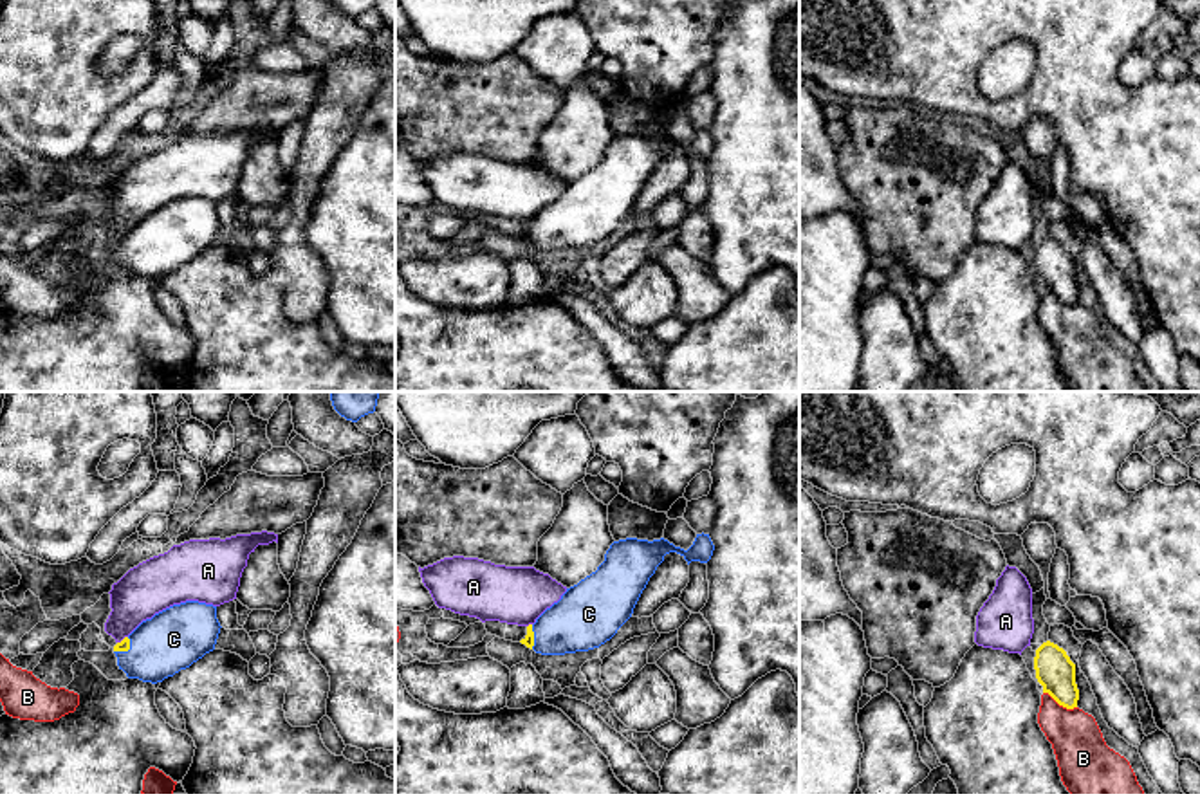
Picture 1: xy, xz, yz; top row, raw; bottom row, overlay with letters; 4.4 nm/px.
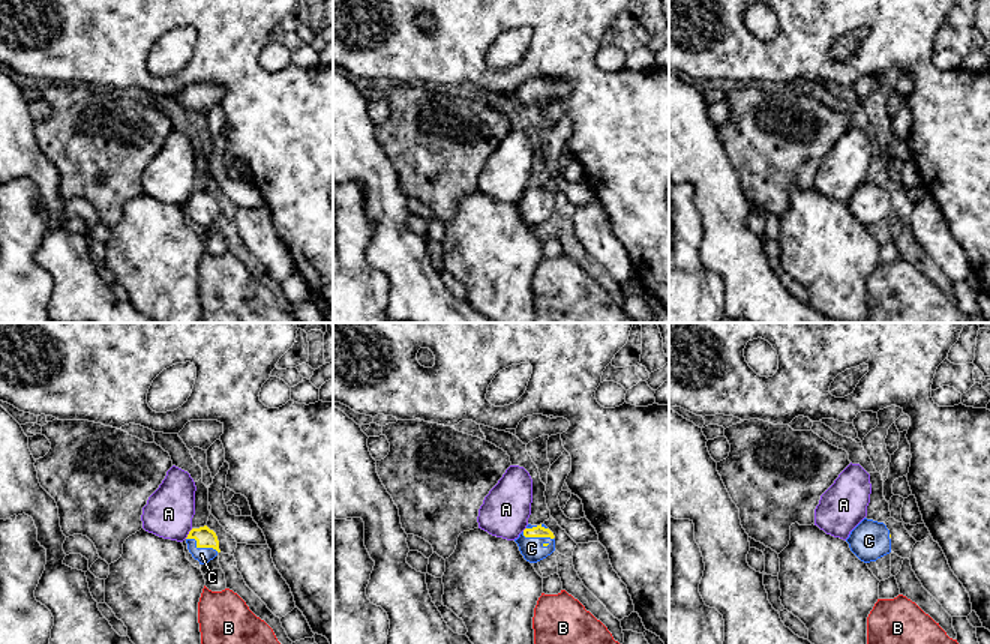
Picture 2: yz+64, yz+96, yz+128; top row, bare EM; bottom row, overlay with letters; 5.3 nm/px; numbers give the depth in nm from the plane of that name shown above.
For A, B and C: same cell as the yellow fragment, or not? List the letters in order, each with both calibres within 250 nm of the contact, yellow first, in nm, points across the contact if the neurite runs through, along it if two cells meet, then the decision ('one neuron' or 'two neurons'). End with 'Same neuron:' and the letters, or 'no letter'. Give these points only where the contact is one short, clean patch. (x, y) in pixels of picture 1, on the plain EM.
A: 50 nm thick on the yellow side, 260 nm on the other; border along xz (531, 219), (527, 222); two neurons
B: 170 nm thick on the yellow side, 240 nm on the other; two neurons
C: 50 nm thick on the yellow side, 280 nm on the other; one neuron
Same neuron: C

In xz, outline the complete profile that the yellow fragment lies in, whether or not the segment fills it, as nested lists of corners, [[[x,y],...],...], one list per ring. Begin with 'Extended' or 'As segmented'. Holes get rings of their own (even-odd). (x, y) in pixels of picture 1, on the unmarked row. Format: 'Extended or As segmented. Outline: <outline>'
Extended. Outline: [[[697,130],[684,146],[668,135],[626,134],[614,137],[595,168],[567,184],[558,198],[547,204],[520,236],[541,251],[588,247],[610,236],[632,213],[650,173],[669,148],[691,157],[707,159],[715,141],[709,130]]]

